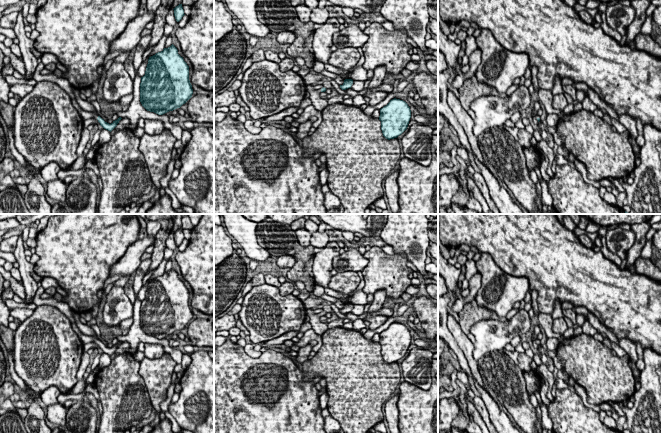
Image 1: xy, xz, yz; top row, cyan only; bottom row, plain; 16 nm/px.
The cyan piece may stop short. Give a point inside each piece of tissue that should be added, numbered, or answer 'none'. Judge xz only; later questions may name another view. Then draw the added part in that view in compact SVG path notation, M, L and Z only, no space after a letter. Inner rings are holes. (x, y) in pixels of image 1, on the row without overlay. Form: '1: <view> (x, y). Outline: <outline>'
1: xz (319, 327). Outline: M306 309L306 315L310 317L310 324L316 334L322 335L328 326L326 323L320 321L321 313L315 314L313 309Z

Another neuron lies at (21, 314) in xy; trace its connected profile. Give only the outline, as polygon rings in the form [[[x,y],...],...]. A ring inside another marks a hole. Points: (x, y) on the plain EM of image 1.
[[[13,308],[10,315],[19,321],[23,322],[25,319],[33,314],[34,310],[28,308]]]

